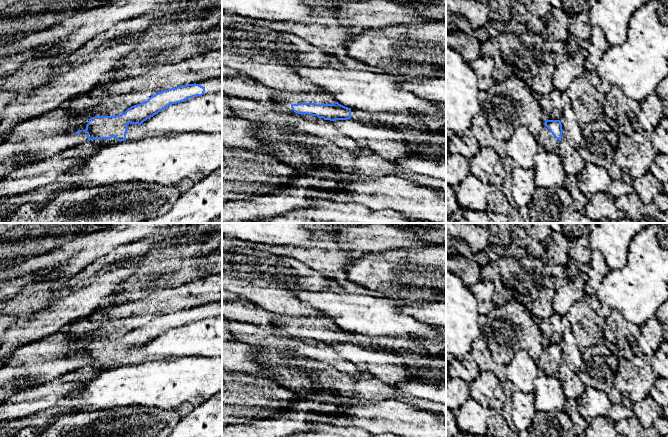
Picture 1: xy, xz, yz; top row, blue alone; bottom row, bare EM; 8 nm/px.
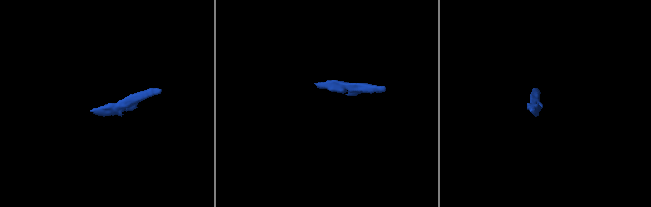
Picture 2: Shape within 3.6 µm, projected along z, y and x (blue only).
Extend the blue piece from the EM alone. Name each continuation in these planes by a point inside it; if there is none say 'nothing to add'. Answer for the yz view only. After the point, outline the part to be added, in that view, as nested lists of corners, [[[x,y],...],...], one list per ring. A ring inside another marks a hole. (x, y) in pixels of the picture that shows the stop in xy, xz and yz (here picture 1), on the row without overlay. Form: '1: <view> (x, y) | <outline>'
1: yz (547, 366) | [[[545,349],[542,351],[539,359],[536,361],[536,364],[540,373],[547,376],[556,375],[560,367],[560,365],[552,359],[548,351]]]

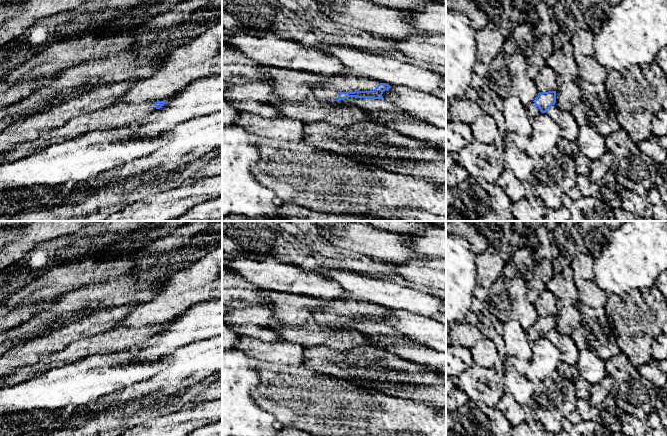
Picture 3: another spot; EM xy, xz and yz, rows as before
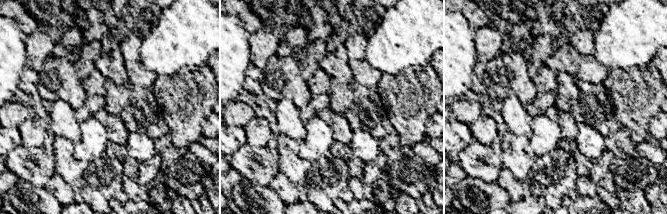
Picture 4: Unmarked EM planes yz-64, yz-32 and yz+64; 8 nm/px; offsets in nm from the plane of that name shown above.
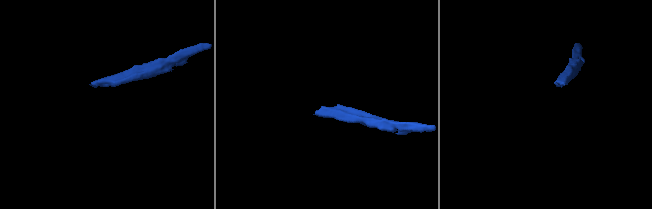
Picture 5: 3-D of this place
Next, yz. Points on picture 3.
1: yz (533, 335) | [[[534,326],[530,327],[527,331],[528,341],[530,343],[541,338],[540,333],[534,328]]]

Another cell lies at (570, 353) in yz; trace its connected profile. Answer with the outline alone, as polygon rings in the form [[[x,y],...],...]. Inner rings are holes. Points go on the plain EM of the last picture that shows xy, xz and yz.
[[[552,329],[545,337],[559,349],[561,362],[569,365],[577,365],[581,351],[577,348],[570,335],[565,335],[556,329]]]

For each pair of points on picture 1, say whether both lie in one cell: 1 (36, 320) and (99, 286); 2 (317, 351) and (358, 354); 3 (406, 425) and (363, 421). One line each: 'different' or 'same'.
1: same
2: different
3: same

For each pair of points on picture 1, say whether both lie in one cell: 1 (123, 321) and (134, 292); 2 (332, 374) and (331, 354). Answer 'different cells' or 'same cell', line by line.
1: different cells
2: different cells

